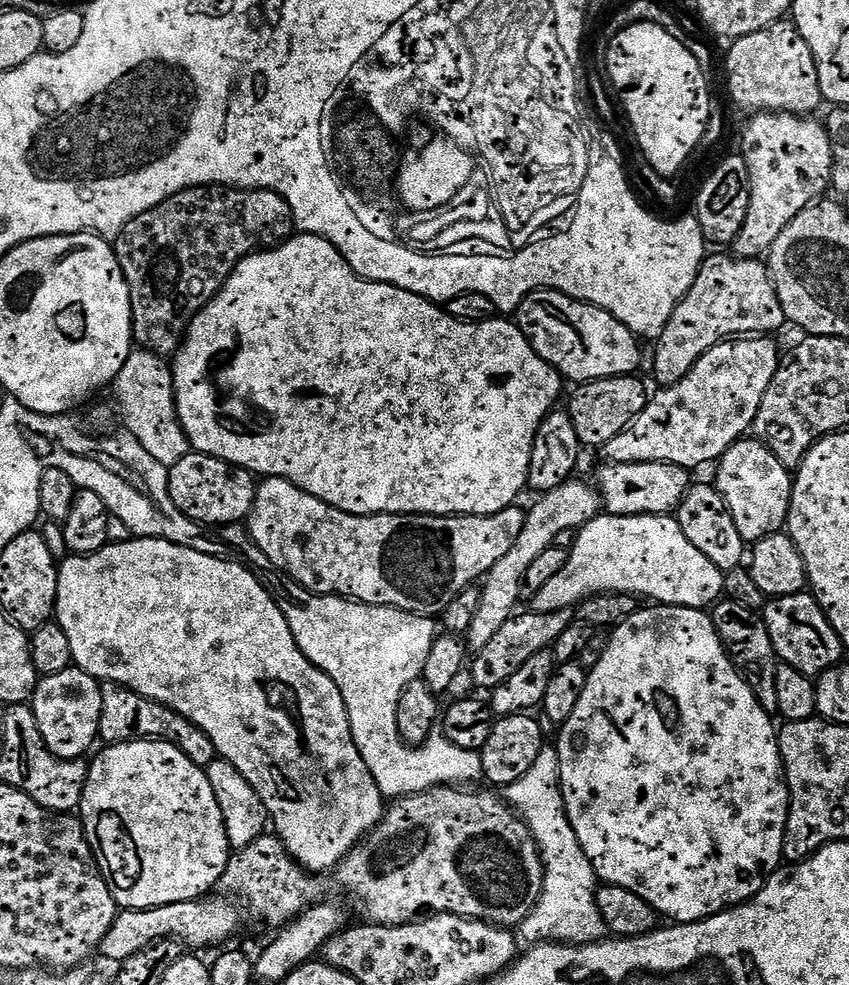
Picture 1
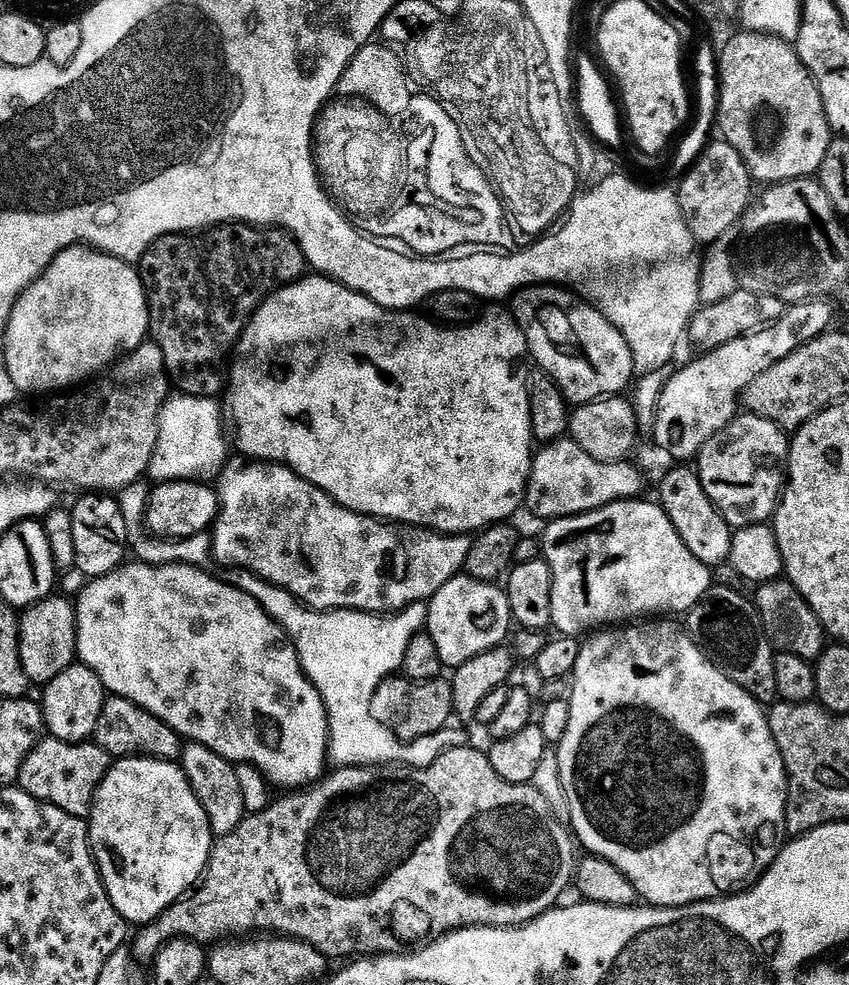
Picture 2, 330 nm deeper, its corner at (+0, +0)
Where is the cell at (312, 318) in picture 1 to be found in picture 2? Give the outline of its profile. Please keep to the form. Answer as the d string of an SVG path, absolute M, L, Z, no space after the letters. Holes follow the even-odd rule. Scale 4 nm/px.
M308 274L299 280L295 280L292 284L286 284L283 288L276 289L271 296L267 296L260 304L260 309L248 319L248 325L244 327L244 333L240 336L240 341L236 344L234 355L231 357L232 372L226 376L226 397L228 396L228 408L226 404L226 412L230 417L230 424L236 427L236 444L241 448L245 457L271 462L274 464L282 464L285 468L291 468L297 472L306 482L310 482L314 486L318 486L331 500L338 501L344 508L349 508L352 512L358 512L361 516L370 516L377 520L385 522L395 522L398 524L407 524L418 528L431 528L434 532L443 532L445 534L476 534L485 528L489 528L492 524L508 522L513 519L519 508L525 503L528 495L528 479L530 478L530 470L532 469L532 457L534 455L534 437L532 435L532 423L530 422L530 398L528 390L530 387L530 371L528 372L528 364L530 365L530 353L528 350L528 340L524 337L524 331L520 329L519 324L511 315L503 316L500 312L492 312L481 315L475 322L463 326L441 326L432 323L431 320L423 315L417 316L408 310L393 310L391 308L383 308L375 304L370 298L366 298L361 292L350 290L345 284L339 284L336 280L331 280L328 276L319 274Z

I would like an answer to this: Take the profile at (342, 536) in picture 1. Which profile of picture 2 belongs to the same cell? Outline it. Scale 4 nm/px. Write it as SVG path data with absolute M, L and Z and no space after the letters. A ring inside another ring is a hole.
M251 458L229 459L224 465L218 477L218 495L220 498L220 512L216 515L216 522L210 529L212 538L212 556L220 564L225 564L228 570L247 570L255 572L257 576L268 580L274 586L286 590L300 603L315 608L321 612L331 612L337 608L348 608L352 612L375 612L377 614L396 614L412 604L419 604L431 600L446 582L450 582L455 576L464 572L466 554L470 554L470 546L473 537L468 534L445 534L434 532L431 528L418 528L407 524L385 522L370 516L361 516L358 512L352 512L349 508L342 507L336 500L331 500L318 486L306 482L297 472L291 468L285 468L282 464L274 464Z

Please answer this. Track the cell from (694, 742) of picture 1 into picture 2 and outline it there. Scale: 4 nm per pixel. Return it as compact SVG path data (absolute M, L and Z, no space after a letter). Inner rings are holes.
M660 618L655 622L636 622L631 626L612 626L607 630L600 630L595 634L589 635L581 643L576 669L571 674L572 694L567 697L567 702L570 706L570 726L566 726L566 734L560 739L559 745L556 748L558 770L562 774L562 790L568 803L568 820L570 821L571 831L574 833L579 847L585 853L606 858L606 862L614 862L614 866L618 866L618 870L622 870L622 874L626 874L626 878L630 878L630 882L634 882L634 890L637 897L641 901L647 902L649 905L657 908L684 908L687 904L701 904L704 900L718 900L729 894L743 892L749 886L755 884L764 875L764 871L774 863L776 854L782 847L780 832L782 836L782 833L785 831L784 815L786 814L786 806L788 805L788 775L786 774L786 766L782 762L782 754L778 750L778 742L774 742L774 734L768 725L768 712L765 711L749 692L742 690L742 686L738 686L730 678L726 678L723 670L714 661L708 659L705 652L692 641L692 637L688 635L687 631L681 625L679 628L678 625L671 624L672 622L671 619Z

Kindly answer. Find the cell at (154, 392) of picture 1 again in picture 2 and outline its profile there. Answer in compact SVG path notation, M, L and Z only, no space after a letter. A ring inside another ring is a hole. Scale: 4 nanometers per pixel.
M169 395L160 411L158 442L154 446L154 458L150 458L148 467L149 481L156 484L169 484L175 480L212 482L219 477L230 459L230 453L228 444L224 441L226 420L221 405L219 408L216 403L210 396Z

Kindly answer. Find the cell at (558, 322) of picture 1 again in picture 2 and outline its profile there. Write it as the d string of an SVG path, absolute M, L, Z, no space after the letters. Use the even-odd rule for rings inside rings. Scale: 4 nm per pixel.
M559 286L521 288L511 304L511 315L524 331L531 359L535 363L537 360L540 363L539 371L560 387L565 400L576 406L588 404L592 400L602 400L605 396L621 395L625 391L623 388L633 383L632 355L626 338L598 309L593 308L587 300L581 300L575 292Z

